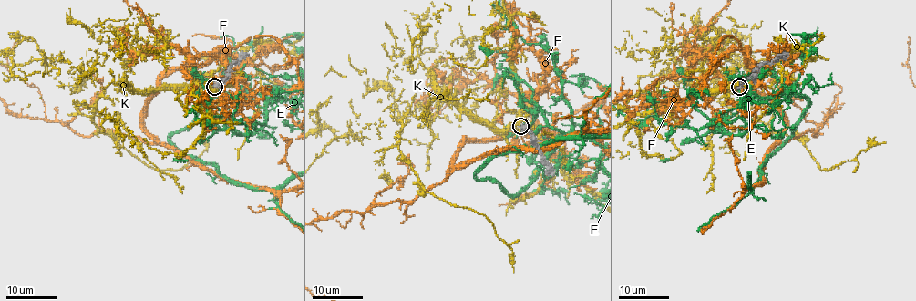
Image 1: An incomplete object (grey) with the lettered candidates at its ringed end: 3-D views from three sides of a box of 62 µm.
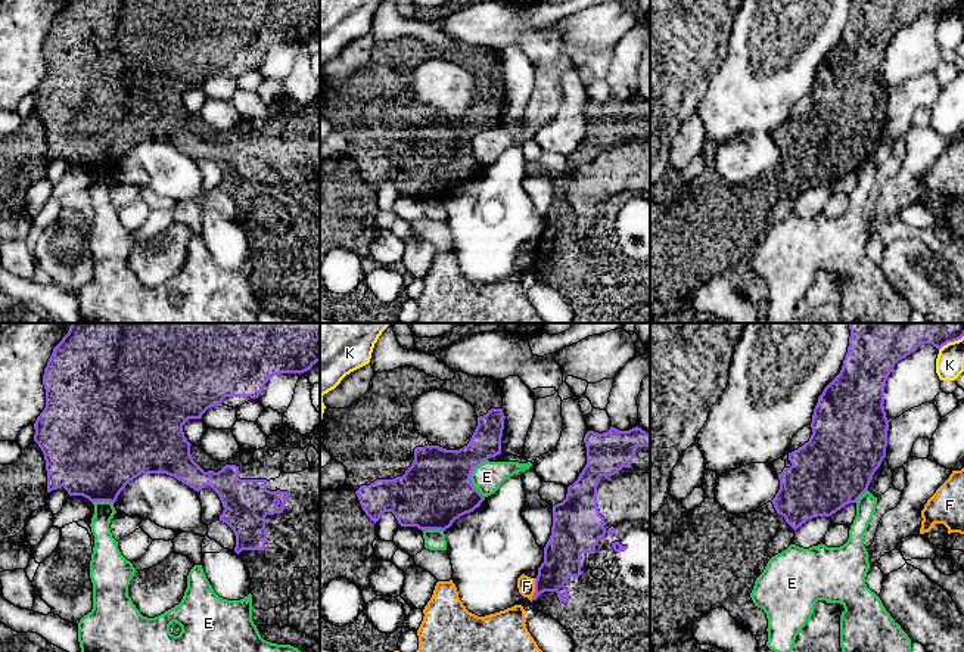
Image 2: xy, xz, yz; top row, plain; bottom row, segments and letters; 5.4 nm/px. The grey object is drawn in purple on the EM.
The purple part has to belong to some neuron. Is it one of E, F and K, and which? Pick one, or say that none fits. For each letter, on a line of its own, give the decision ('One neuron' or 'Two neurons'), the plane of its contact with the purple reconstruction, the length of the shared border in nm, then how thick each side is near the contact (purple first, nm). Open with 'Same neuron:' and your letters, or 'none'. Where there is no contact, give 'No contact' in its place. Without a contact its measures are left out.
Same neuron: none
E: Two neurons. Touches purple in xz. Shared border 200 nm. Thickness 380 nm (purple) against 160 nm
F: Two neurons. Touches purple in xz. Shared border 120 nm. Thickness 200 nm (purple) against 100 nm
K: Two neurons. Touches purple in yz. Shared border 160 nm. Thickness 130 nm (purple) against 160 nm

